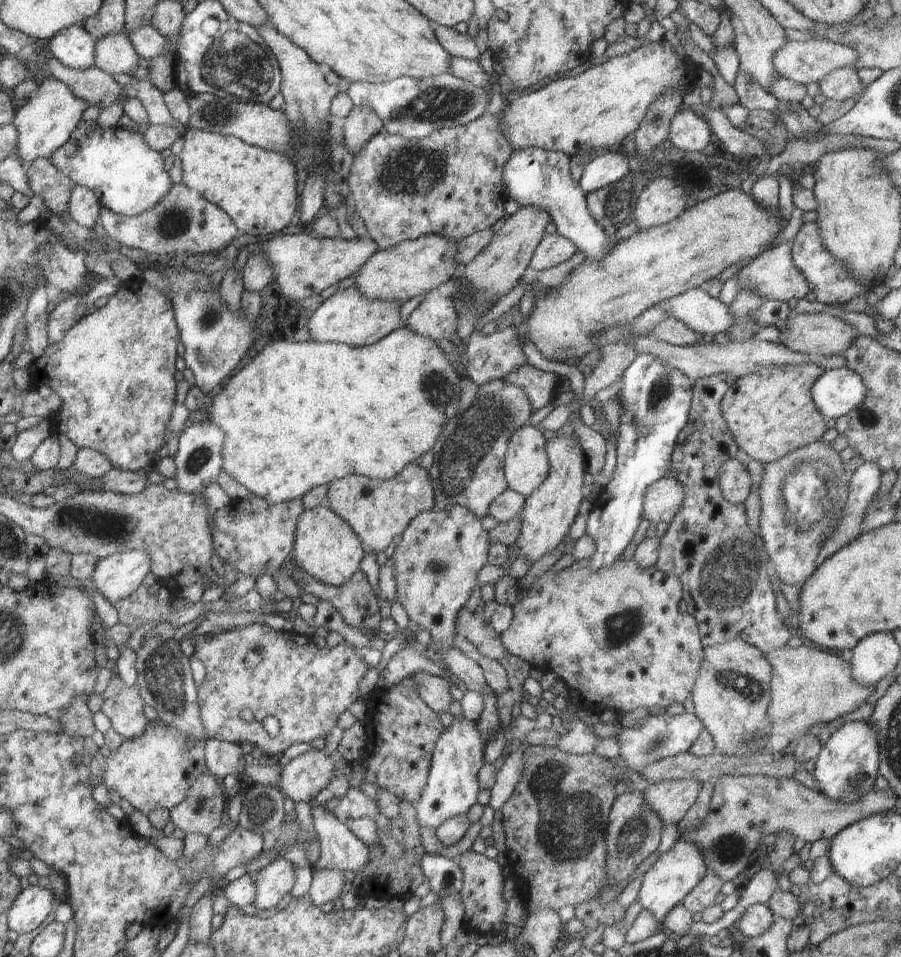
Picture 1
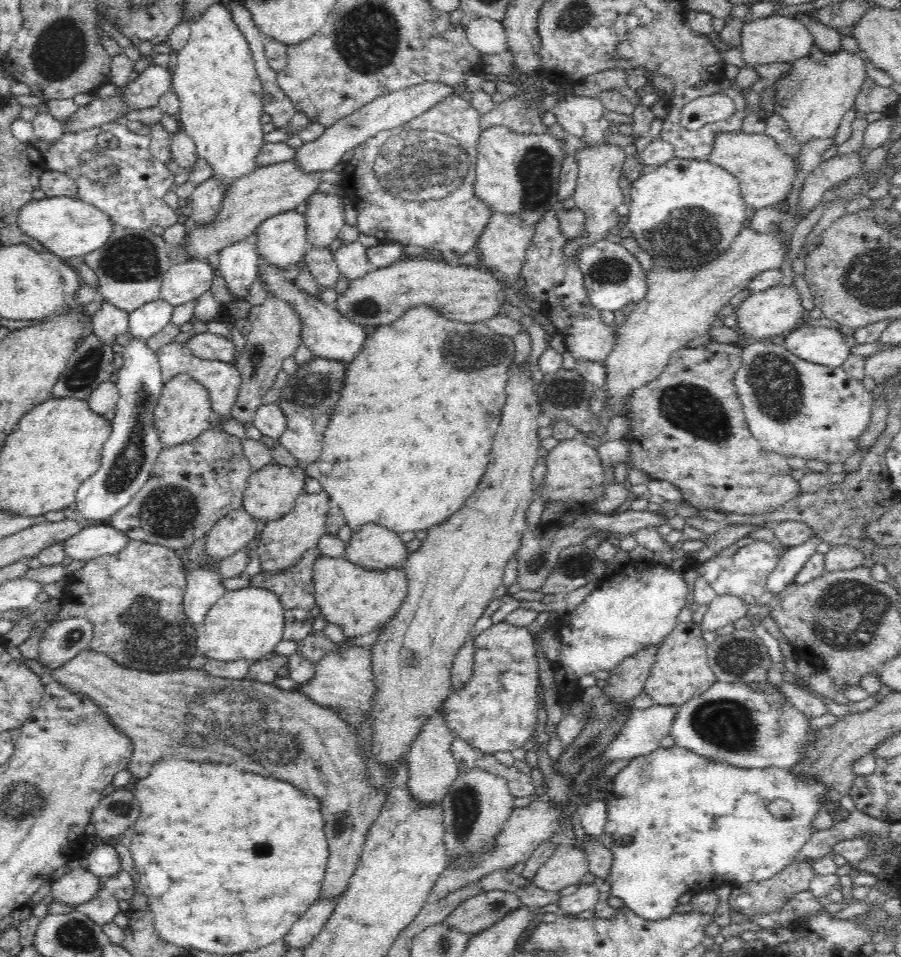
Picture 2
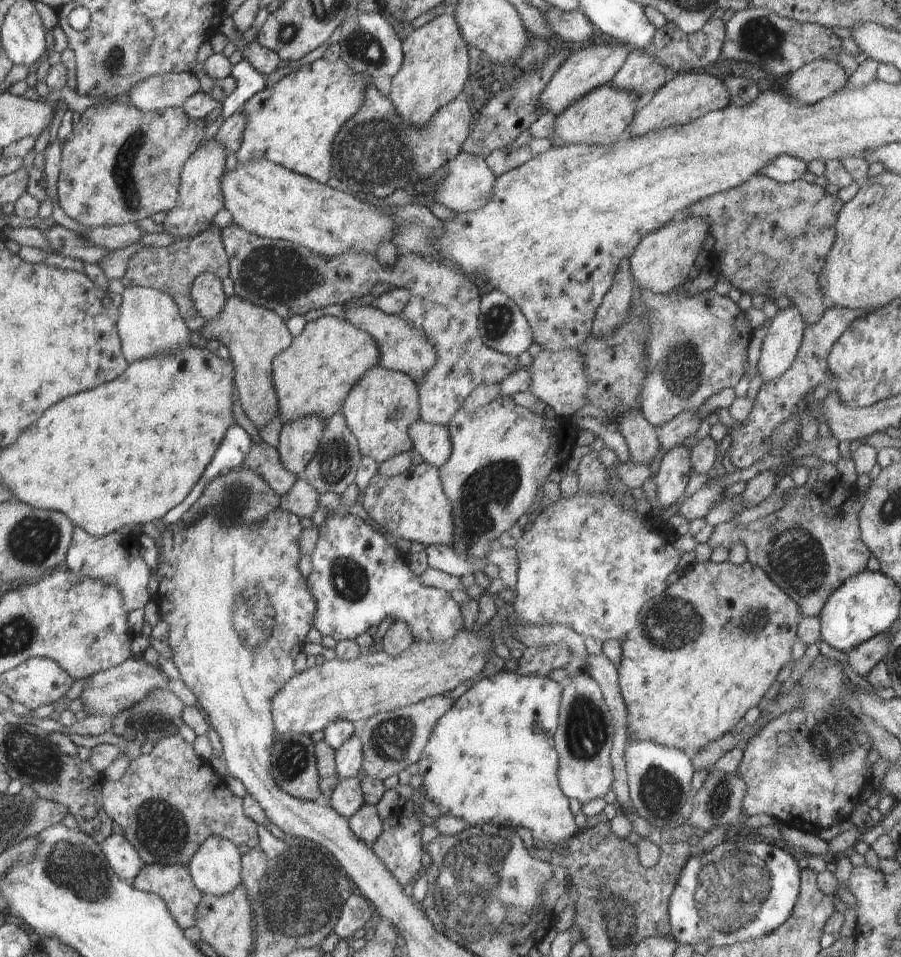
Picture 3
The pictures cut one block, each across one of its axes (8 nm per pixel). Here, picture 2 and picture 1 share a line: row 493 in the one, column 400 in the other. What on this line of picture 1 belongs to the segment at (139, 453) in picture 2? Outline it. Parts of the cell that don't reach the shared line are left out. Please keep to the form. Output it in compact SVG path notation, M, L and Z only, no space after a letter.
M446 72L422 80L400 76L385 83L356 82L350 84L347 93L355 106L372 106L382 118L383 130L404 140L420 140L440 128L453 129L470 124L486 112L490 102L489 92L484 88Z

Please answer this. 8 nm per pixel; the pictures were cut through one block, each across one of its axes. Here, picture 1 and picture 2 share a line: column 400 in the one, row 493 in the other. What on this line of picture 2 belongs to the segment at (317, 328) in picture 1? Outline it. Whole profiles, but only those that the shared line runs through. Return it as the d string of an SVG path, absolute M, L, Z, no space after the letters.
M324 490L321 493L302 493L296 499L292 512L285 514L277 521L265 524L261 532L260 542L257 544L255 553L260 558L260 566L264 572L282 572L302 558L306 550L312 550L317 546L319 538L327 532L326 524L329 516L329 508L332 504L331 498Z

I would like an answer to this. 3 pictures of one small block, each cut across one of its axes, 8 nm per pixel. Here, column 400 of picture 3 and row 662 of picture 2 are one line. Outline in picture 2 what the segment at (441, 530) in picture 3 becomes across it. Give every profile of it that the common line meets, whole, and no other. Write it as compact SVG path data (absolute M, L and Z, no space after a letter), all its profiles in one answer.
M506 621L493 623L475 638L472 677L467 686L444 701L447 726L456 738L469 743L481 756L524 747L538 724L538 659L535 637L526 627Z

